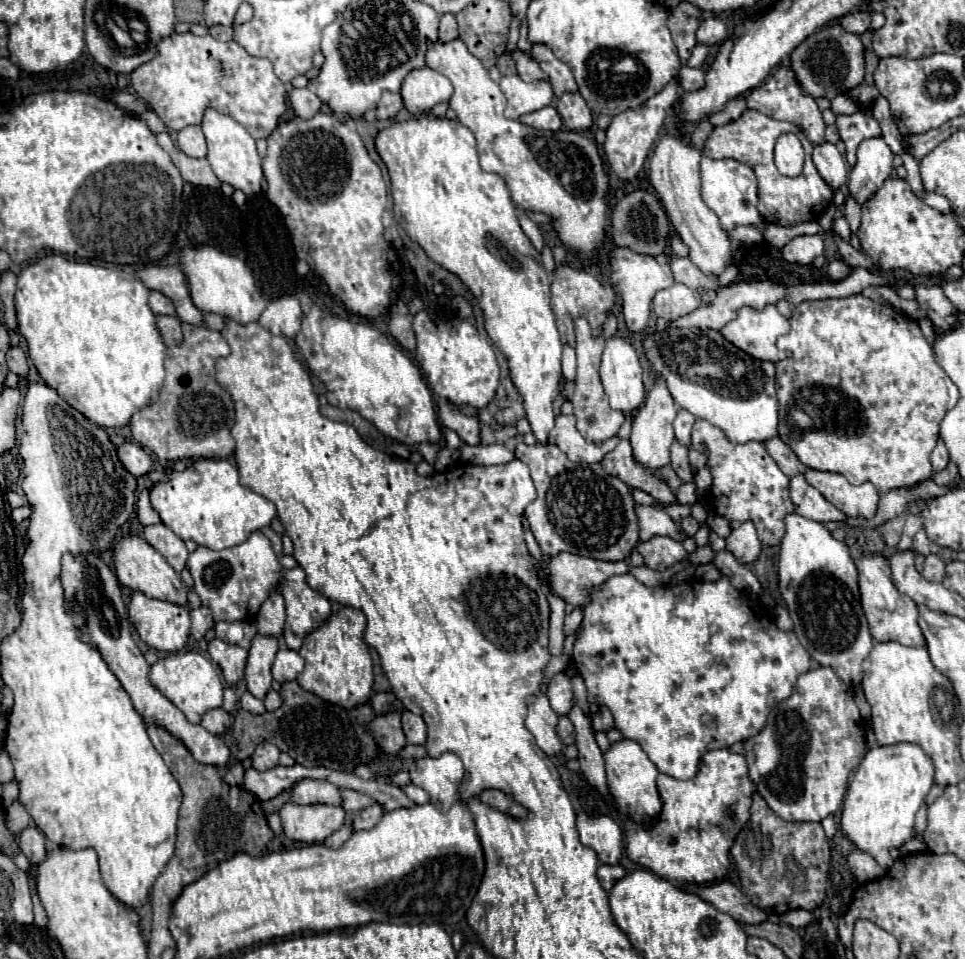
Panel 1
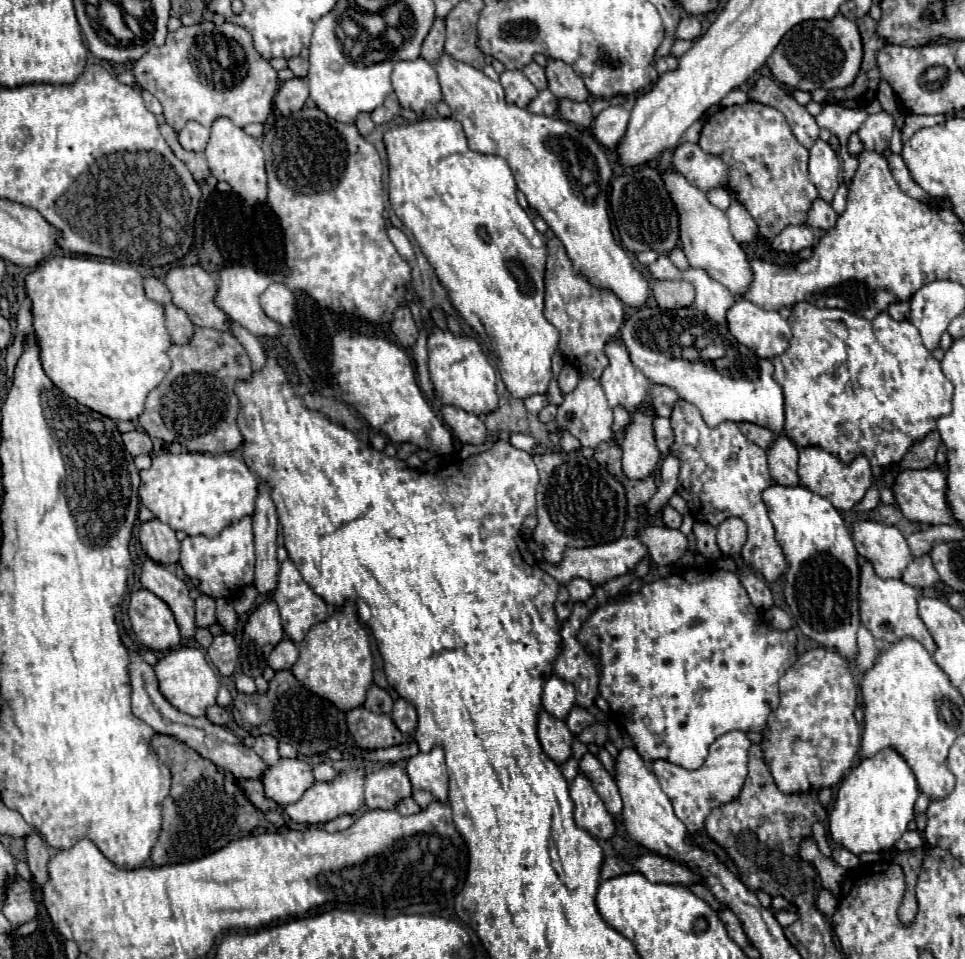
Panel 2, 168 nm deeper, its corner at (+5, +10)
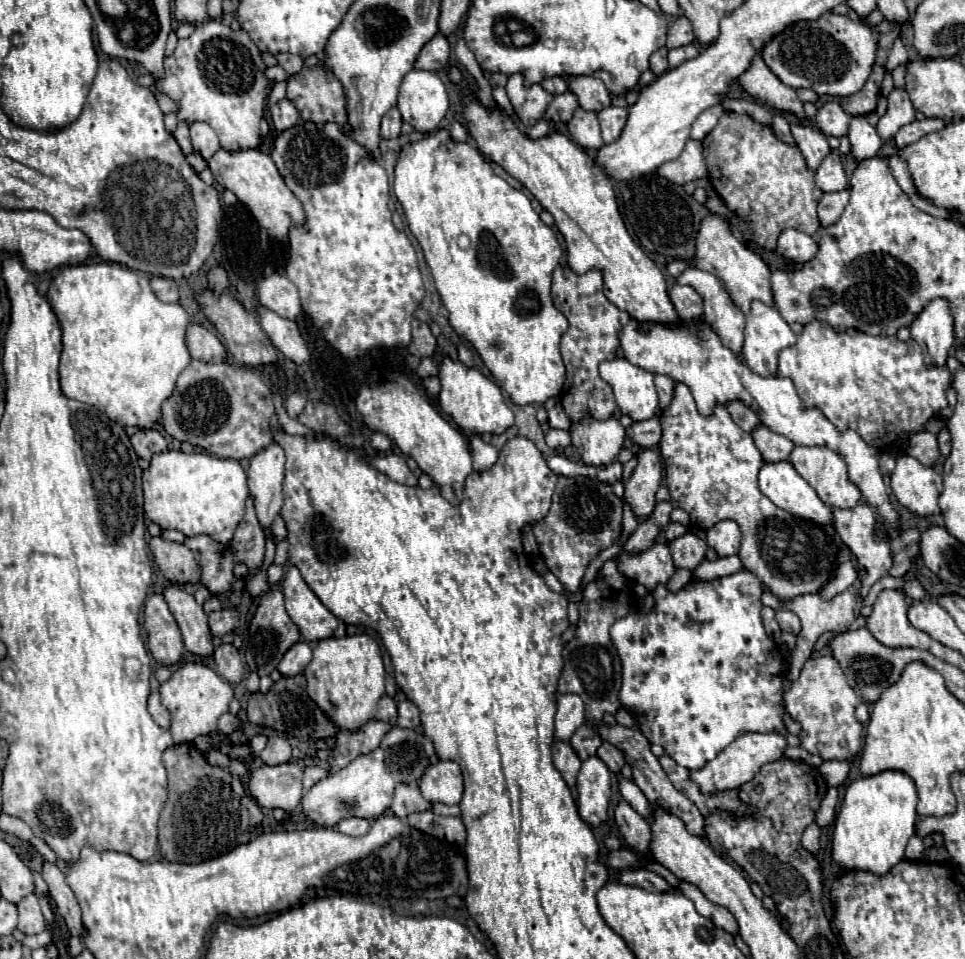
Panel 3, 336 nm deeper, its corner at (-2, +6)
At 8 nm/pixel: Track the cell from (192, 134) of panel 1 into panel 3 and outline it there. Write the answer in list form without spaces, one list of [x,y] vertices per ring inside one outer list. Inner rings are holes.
[[[195,121],[195,123],[191,123],[189,131],[191,131],[191,143],[193,143],[195,151],[203,155],[203,159],[209,159],[221,147],[217,133],[207,123]]]

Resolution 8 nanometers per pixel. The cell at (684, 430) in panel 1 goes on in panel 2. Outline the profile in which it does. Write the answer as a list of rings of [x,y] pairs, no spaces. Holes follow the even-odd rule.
[[[654,385],[652,387],[652,407],[660,417],[670,417],[672,415],[672,405],[678,401],[678,393],[670,387],[664,385]]]

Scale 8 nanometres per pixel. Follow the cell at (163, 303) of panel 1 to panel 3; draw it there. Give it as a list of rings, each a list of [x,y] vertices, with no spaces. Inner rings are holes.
[[[151,277],[151,287],[153,293],[165,301],[165,303],[177,303],[179,299],[179,291],[177,291],[177,283],[173,279],[165,279],[165,277]]]

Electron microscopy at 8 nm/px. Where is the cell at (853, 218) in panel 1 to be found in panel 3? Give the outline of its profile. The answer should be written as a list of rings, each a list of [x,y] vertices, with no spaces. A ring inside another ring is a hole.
[[[835,101],[831,103],[825,103],[815,119],[813,119],[813,125],[823,133],[823,135],[833,135],[833,137],[843,137],[847,135],[847,129],[849,129],[849,121],[851,121],[851,115],[843,111],[843,107]]]

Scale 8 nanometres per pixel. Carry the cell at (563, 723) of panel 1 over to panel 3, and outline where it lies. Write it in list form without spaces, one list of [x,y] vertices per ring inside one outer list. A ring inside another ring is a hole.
[[[601,725],[599,735],[601,735],[603,741],[613,743],[615,747],[619,747],[619,749],[625,753],[625,759],[627,759],[627,763],[629,763],[631,769],[633,769],[633,781],[635,781],[637,787],[645,793],[645,797],[649,799],[651,805],[657,805],[657,807],[669,811],[671,815],[677,815],[677,817],[685,823],[685,827],[687,827],[687,831],[689,831],[691,835],[705,837],[705,817],[703,817],[701,811],[699,811],[683,793],[679,793],[679,791],[673,787],[673,783],[667,779],[665,771],[663,771],[661,765],[659,765],[659,759],[651,753],[649,741],[647,741],[647,737],[645,737],[643,733],[633,731],[633,729],[629,729],[629,727],[623,727],[623,725],[613,725],[613,727]]]

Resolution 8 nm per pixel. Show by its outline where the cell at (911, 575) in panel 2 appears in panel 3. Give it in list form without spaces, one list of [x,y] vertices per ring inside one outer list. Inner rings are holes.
[[[919,579],[907,581],[907,583],[903,585],[903,593],[905,593],[909,599],[913,599],[913,601],[919,601],[919,599],[927,597],[927,591],[925,591],[925,587],[921,585]]]

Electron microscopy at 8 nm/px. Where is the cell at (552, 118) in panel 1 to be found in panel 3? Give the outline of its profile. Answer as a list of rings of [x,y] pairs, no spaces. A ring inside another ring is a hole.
[[[565,91],[561,95],[555,95],[555,99],[551,101],[551,105],[547,107],[547,113],[545,113],[545,119],[553,125],[553,127],[563,127],[575,113],[575,109],[579,107],[577,103],[577,97],[575,93],[571,91]]]

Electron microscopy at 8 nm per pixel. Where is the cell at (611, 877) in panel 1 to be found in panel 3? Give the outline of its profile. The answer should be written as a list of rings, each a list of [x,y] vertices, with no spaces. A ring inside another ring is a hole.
[[[629,869],[621,875],[621,881],[625,885],[637,885],[641,889],[647,889],[651,893],[669,893],[675,891],[675,887],[671,887],[663,877],[659,877],[653,871],[647,869]]]

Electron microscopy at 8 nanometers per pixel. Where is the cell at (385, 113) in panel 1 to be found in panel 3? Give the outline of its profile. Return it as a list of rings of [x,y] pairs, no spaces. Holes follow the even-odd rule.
[[[393,107],[393,109],[389,109],[383,115],[383,121],[381,121],[381,137],[383,139],[395,139],[395,137],[399,137],[399,133],[401,133],[401,115]]]

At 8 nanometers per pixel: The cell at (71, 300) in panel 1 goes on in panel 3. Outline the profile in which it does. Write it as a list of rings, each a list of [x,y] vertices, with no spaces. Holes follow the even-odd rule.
[[[105,261],[95,265],[63,267],[53,279],[47,297],[63,329],[63,353],[59,365],[61,391],[69,399],[97,407],[111,421],[117,421],[123,427],[155,427],[161,419],[163,401],[171,397],[179,373],[191,363],[191,355],[185,345],[185,331],[191,323],[187,311],[179,303],[159,301],[149,287],[147,273]]]

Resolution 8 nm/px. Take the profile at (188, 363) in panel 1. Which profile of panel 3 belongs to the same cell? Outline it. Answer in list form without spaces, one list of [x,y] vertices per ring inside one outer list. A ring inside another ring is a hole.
[[[191,361],[191,365],[179,375],[177,387],[173,395],[163,403],[163,427],[165,431],[179,439],[187,441],[191,445],[203,447],[205,451],[217,455],[217,457],[229,457],[229,459],[249,459],[261,449],[265,449],[273,439],[273,423],[275,423],[275,407],[273,407],[273,393],[263,383],[263,379],[257,373],[251,373],[247,369],[239,369],[231,363],[203,363],[203,361]]]

